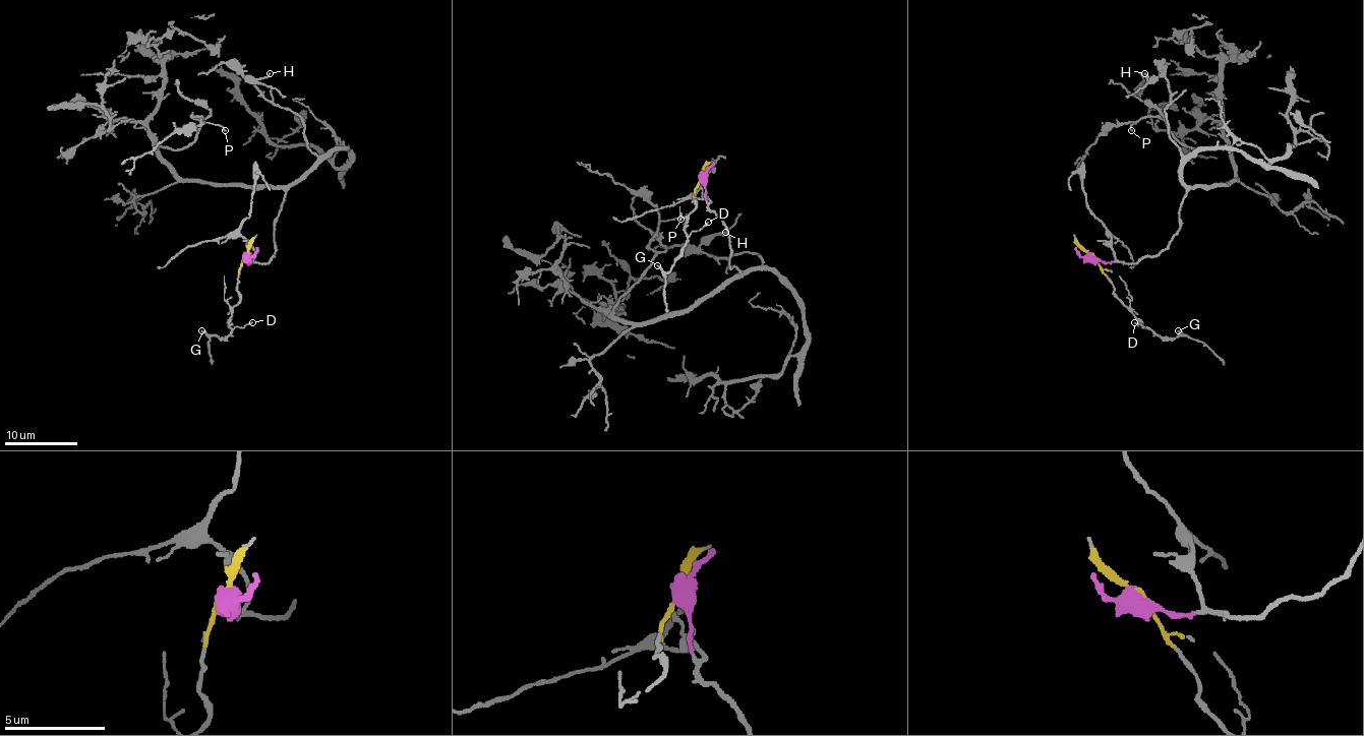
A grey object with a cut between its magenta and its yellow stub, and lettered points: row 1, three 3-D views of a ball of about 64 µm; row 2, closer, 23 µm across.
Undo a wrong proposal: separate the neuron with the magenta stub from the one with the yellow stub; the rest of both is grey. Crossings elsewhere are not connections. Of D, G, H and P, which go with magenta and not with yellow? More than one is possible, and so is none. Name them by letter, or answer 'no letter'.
H, P

